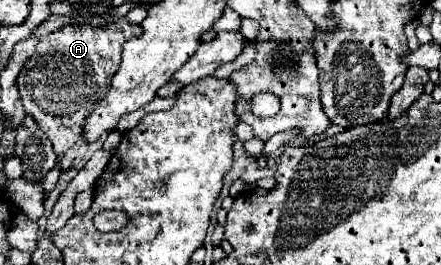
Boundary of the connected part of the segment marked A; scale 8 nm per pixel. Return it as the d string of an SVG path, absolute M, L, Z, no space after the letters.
M119 19L99 29L85 23L65 25L41 37L35 55L17 77L17 87L25 111L33 115L37 125L47 133L57 155L65 153L81 137L81 125L85 125L95 103L105 97L105 87L109 87L109 79L121 63L123 43L138 37L139 33L139 24Z

